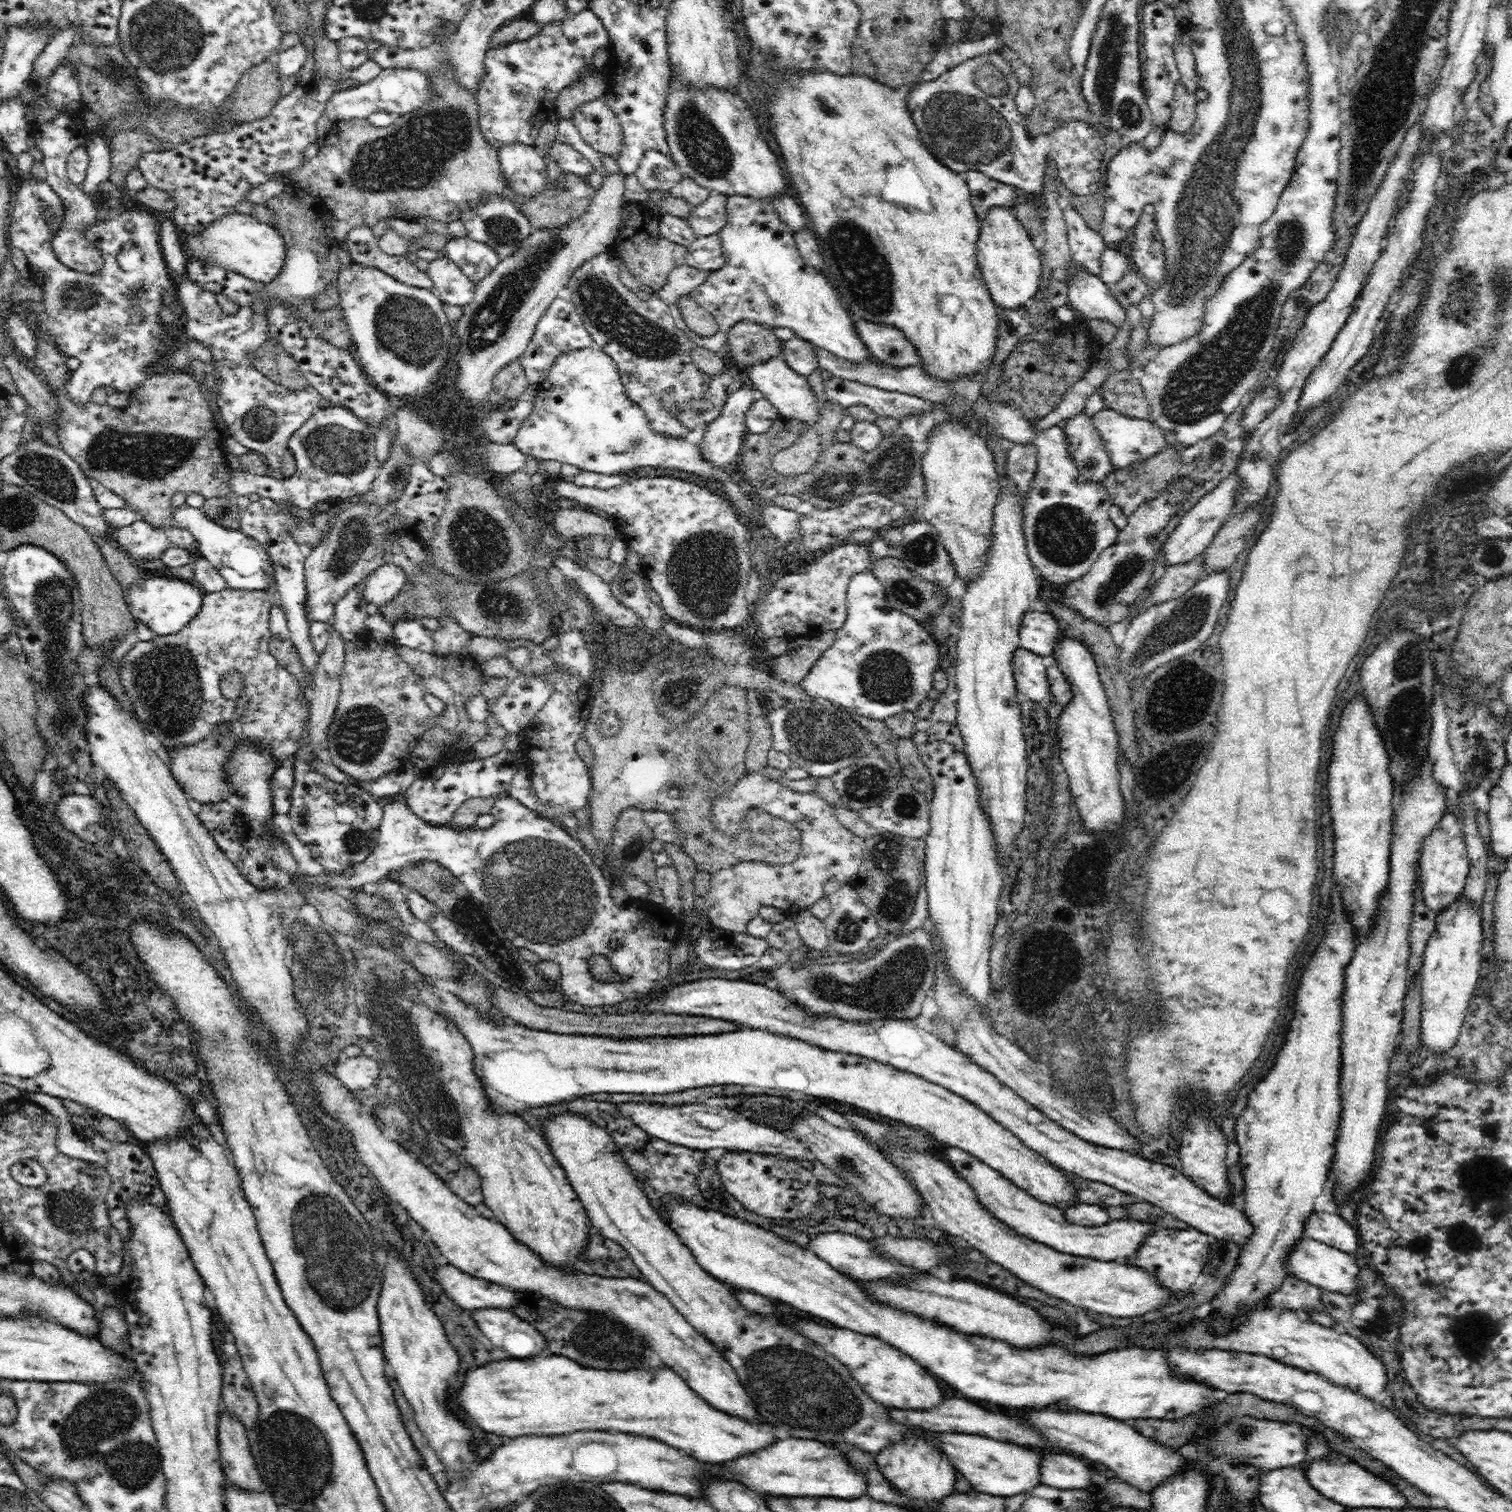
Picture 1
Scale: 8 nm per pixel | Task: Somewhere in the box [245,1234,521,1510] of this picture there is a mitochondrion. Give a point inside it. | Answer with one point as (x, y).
(309, 1477)

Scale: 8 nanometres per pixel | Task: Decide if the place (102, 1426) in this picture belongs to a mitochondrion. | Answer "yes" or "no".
yes

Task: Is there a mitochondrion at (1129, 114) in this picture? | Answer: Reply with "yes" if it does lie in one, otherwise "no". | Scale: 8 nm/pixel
yes

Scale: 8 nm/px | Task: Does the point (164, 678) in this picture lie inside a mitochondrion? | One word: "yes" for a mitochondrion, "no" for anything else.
yes

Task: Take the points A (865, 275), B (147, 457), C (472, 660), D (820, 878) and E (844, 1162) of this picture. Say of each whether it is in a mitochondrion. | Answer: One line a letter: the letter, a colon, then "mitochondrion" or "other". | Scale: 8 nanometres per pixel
A: mitochondrion
B: mitochondrion
C: other
D: other
E: mitochondrion

